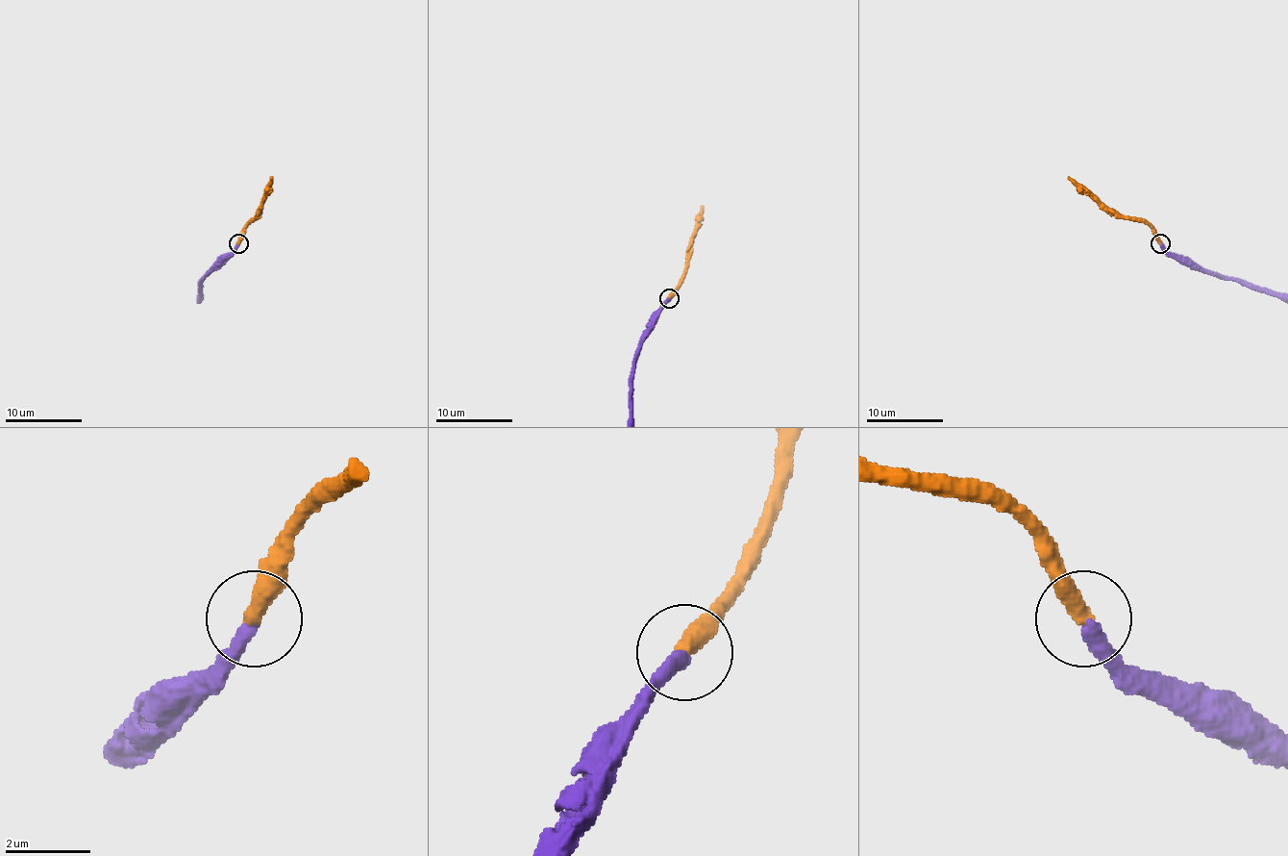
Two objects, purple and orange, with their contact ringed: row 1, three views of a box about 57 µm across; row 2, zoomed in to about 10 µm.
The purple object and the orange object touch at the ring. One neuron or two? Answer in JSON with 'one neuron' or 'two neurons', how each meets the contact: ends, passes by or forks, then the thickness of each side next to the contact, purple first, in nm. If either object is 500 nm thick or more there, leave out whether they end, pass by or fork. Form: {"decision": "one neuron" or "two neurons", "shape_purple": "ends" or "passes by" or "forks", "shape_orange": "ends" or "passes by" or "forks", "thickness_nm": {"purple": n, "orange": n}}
{"decision": "one neuron", "shape_purple": "ends", "shape_orange": "ends", "thickness_nm": {"purple": 360, "orange": 440}}

